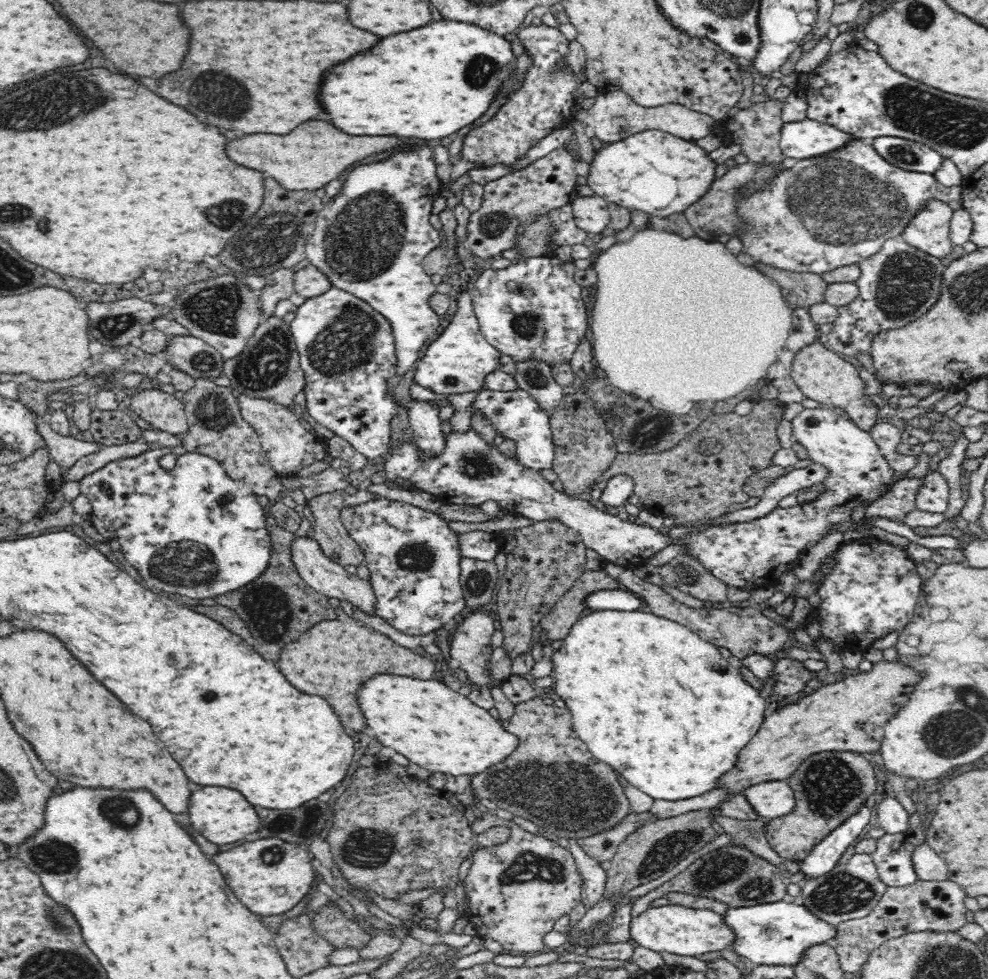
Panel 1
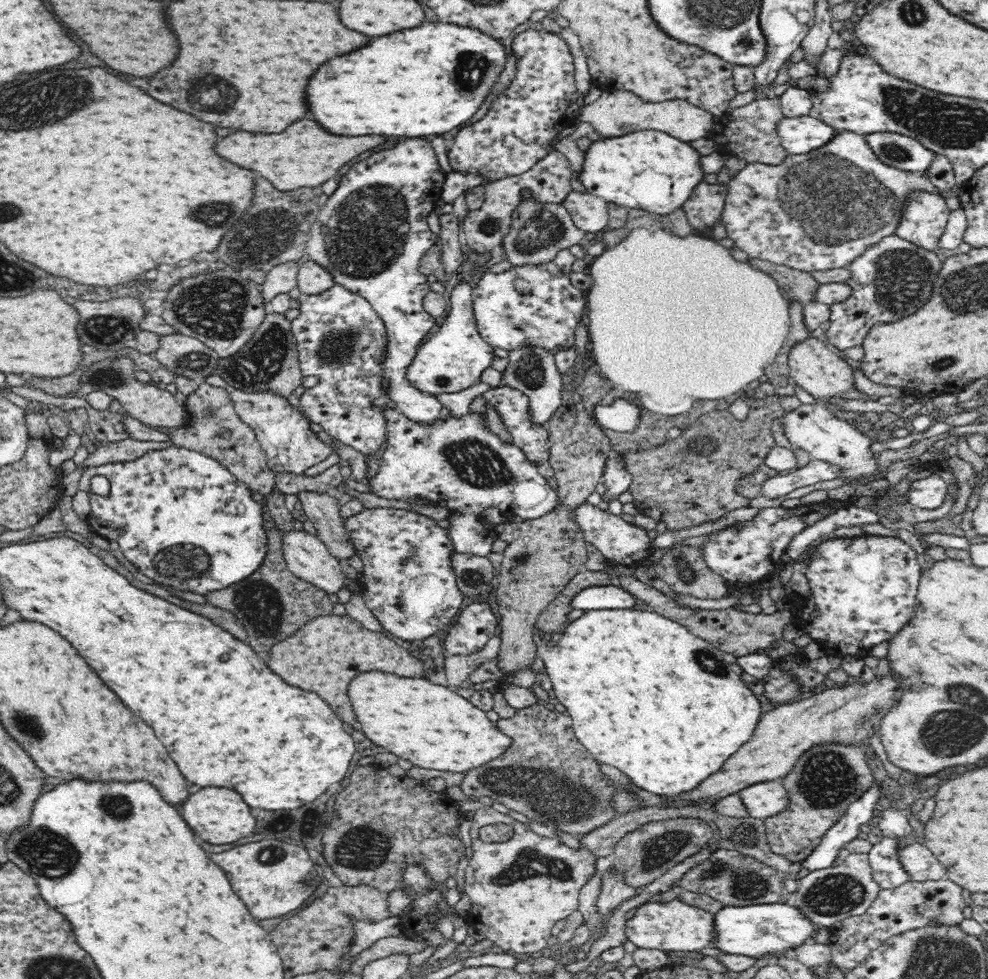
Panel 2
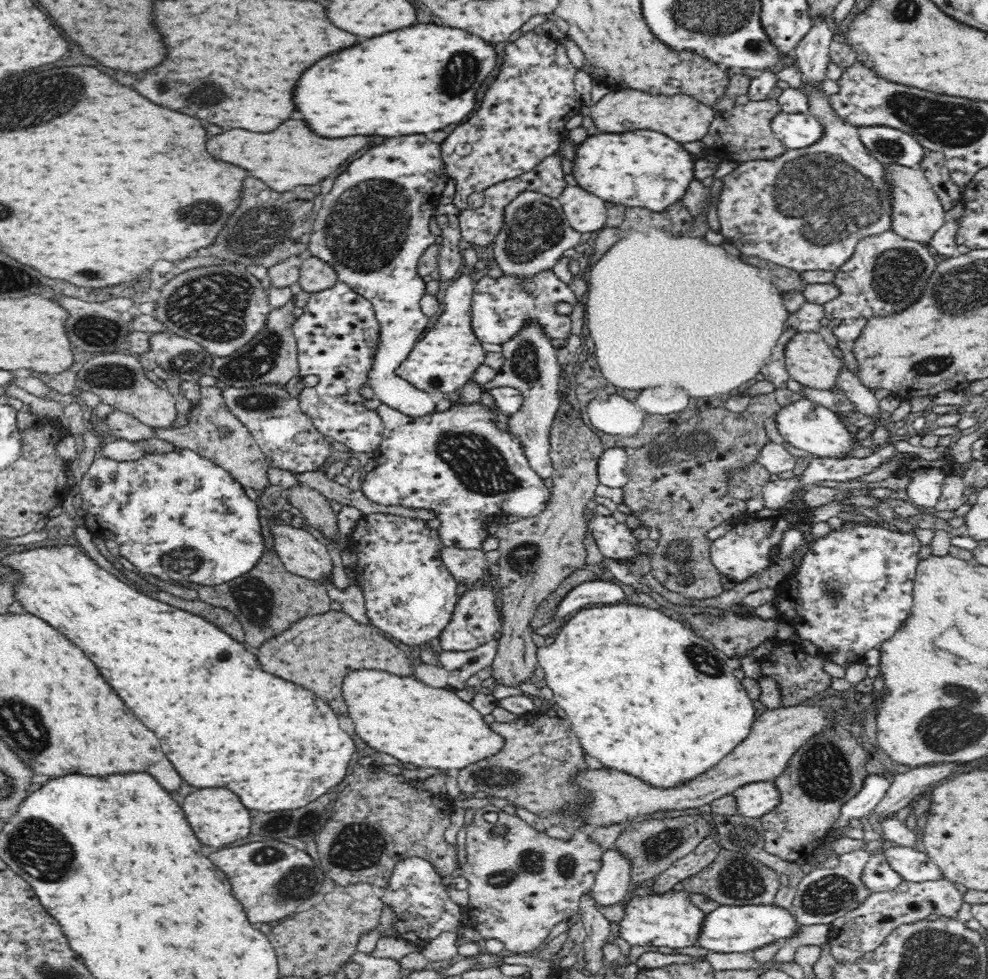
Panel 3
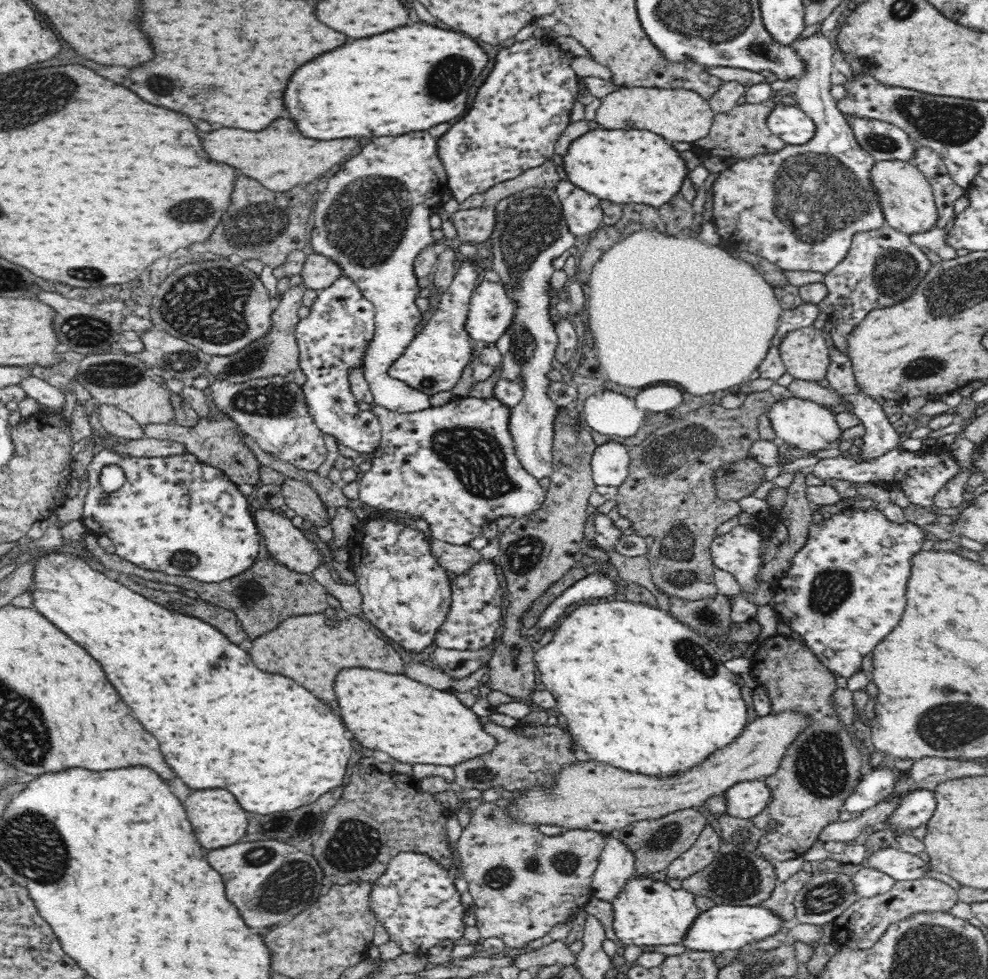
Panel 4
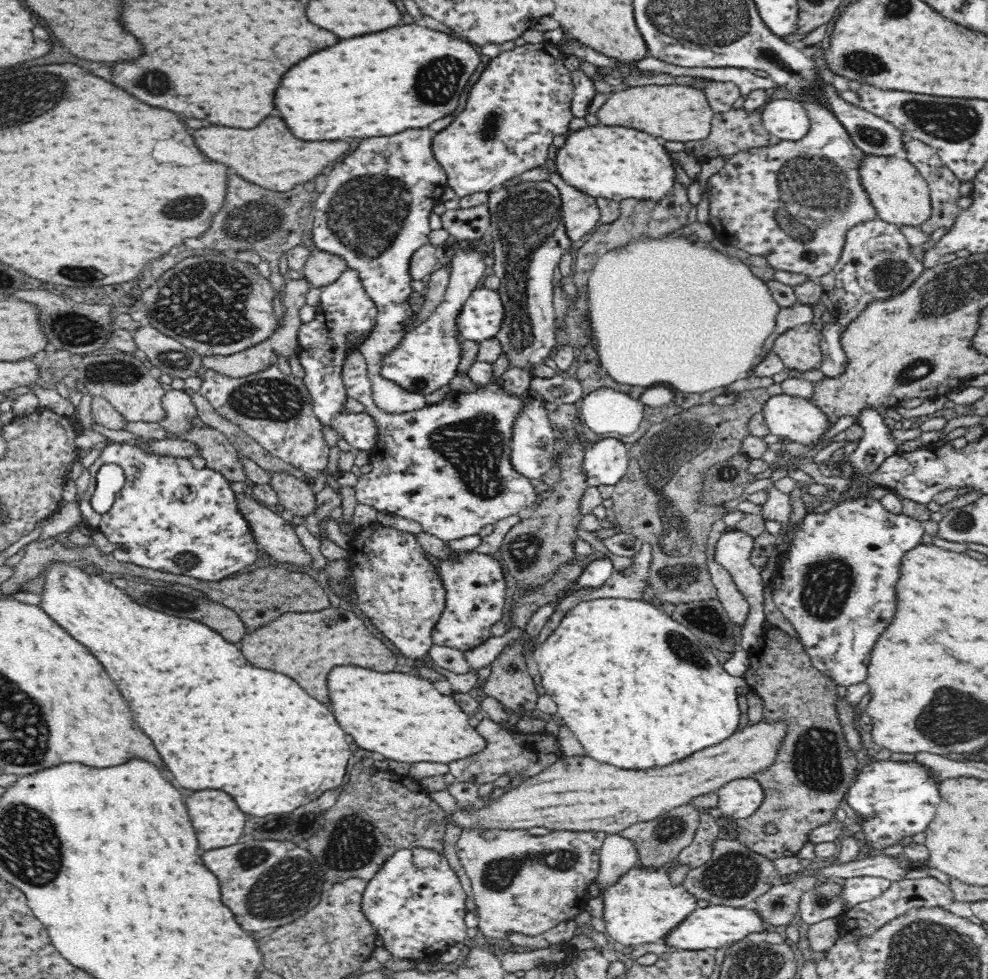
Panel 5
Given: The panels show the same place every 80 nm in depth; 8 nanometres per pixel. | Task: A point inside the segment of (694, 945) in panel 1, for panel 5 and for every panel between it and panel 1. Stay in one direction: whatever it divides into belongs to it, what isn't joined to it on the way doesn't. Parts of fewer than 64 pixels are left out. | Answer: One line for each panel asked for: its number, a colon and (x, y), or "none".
2: (675, 925)
3: (671, 920)
4: (648, 912)
5: (643, 906)

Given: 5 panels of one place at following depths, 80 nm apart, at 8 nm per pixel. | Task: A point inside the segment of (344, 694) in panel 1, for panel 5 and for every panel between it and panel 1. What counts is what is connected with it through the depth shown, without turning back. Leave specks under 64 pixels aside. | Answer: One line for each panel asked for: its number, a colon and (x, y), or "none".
2: (326, 653)
3: (316, 652)
4: (311, 649)
5: (303, 645)

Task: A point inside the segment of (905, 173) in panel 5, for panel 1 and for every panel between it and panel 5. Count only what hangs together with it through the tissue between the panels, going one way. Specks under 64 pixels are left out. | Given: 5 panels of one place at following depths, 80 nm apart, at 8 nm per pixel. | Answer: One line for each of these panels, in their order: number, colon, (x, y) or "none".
1: (929, 229)
2: (925, 216)
3: (917, 214)
4: (906, 197)

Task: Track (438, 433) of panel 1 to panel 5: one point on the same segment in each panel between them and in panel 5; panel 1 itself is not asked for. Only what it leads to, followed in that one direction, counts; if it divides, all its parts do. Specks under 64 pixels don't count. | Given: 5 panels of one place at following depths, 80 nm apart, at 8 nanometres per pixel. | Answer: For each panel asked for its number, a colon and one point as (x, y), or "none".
2: (371, 234)
3: (372, 227)
4: (373, 226)
5: (375, 224)

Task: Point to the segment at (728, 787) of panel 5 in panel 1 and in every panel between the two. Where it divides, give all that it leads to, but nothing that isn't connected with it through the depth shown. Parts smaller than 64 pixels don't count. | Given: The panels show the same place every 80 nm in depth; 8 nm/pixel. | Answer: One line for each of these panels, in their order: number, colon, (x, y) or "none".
1: (772, 799)
2: (764, 799)
3: (753, 800)
4: (745, 799)

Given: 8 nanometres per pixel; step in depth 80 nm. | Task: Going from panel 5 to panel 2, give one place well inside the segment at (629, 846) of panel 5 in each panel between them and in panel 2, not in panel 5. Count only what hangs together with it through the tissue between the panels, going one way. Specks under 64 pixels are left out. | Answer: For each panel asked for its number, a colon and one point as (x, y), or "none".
2: (615, 891)
3: (612, 882)
4: (616, 865)

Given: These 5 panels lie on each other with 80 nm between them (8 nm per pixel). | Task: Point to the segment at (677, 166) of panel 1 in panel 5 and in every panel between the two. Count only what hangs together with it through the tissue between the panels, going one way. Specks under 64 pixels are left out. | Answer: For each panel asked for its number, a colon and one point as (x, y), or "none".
2: (650, 170)
3: (642, 168)
4: (621, 166)
5: (617, 163)

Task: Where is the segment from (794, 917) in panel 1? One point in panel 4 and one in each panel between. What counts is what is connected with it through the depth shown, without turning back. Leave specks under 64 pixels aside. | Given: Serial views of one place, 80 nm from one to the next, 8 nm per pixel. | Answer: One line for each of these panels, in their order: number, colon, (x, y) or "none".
2: (754, 930)
3: (729, 928)
4: (723, 927)

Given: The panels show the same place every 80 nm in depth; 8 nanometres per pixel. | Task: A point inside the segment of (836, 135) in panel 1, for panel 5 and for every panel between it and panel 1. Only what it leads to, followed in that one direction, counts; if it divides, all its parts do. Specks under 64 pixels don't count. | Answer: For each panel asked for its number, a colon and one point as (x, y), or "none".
2: (800, 135)
3: (796, 131)
4: (790, 123)
5: (787, 119)

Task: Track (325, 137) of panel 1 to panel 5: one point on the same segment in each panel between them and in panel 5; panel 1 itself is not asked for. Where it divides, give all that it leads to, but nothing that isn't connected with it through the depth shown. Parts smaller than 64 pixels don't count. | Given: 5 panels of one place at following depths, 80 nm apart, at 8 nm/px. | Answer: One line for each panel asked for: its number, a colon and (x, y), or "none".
2: (303, 155)
3: (290, 156)
4: (279, 157)
5: (269, 156)

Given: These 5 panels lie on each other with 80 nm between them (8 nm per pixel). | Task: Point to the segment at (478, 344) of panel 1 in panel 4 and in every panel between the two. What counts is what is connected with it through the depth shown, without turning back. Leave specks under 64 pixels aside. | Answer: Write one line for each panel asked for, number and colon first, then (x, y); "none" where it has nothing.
2: (453, 359)
3: (449, 353)
4: (433, 362)

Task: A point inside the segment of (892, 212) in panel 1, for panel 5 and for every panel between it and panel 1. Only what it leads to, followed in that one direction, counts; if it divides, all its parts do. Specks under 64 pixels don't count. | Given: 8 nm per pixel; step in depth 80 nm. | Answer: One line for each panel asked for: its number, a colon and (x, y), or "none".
2: (818, 211)
3: (806, 210)
4: (799, 207)
5: (793, 202)

